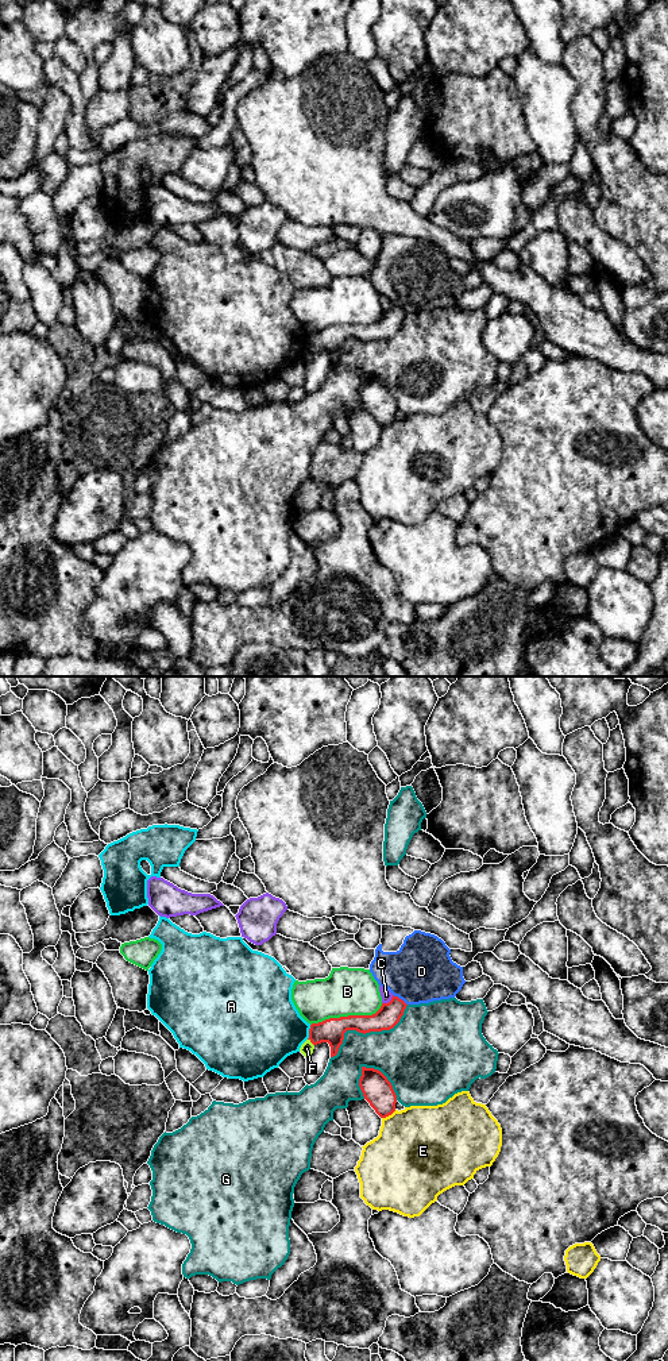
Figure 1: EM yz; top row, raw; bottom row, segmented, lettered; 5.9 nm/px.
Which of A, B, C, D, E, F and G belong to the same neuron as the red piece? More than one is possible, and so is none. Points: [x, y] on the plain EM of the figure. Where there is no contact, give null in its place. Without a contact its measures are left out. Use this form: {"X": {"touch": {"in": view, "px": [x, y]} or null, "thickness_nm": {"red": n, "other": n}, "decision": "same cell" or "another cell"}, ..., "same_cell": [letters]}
{"A": {"touch": {"in": "yz", "px": [309, 340]}, "thickness_nm": {"red": 150, "other": 420}, "decision": "another cell"}, "B": {"touch": {"in": "yz", "px": [348, 324]}, "thickness_nm": {"red": 150, "other": 280}, "decision": "another cell"}, "C": {"touch": {"in": "yz", "px": [389, 311]}, "thickness_nm": {"red": 140, "other": 70}, "decision": "another cell"}, "D": {"touch": {"in": "yz", "px": [398, 307]}, "thickness_nm": {"red": 140, "other": 380}, "decision": "another cell"}, "E": {"touch": {"in": "yz", "px": [389, 423]}, "thickness_nm": {"red": 180, "other": 480}, "decision": "another cell"}, "F": {"touch": {"in": "yz", "px": [311, 350]}, "thickness_nm": {"red": 150, "other": 80}, "decision": "another cell"}, "G": {"touch": {"in": "yz", "px": [366, 340]}, "thickness_nm": {"red": 150, "other": 320}, "decision": "another cell"}, "same_cell": []}

